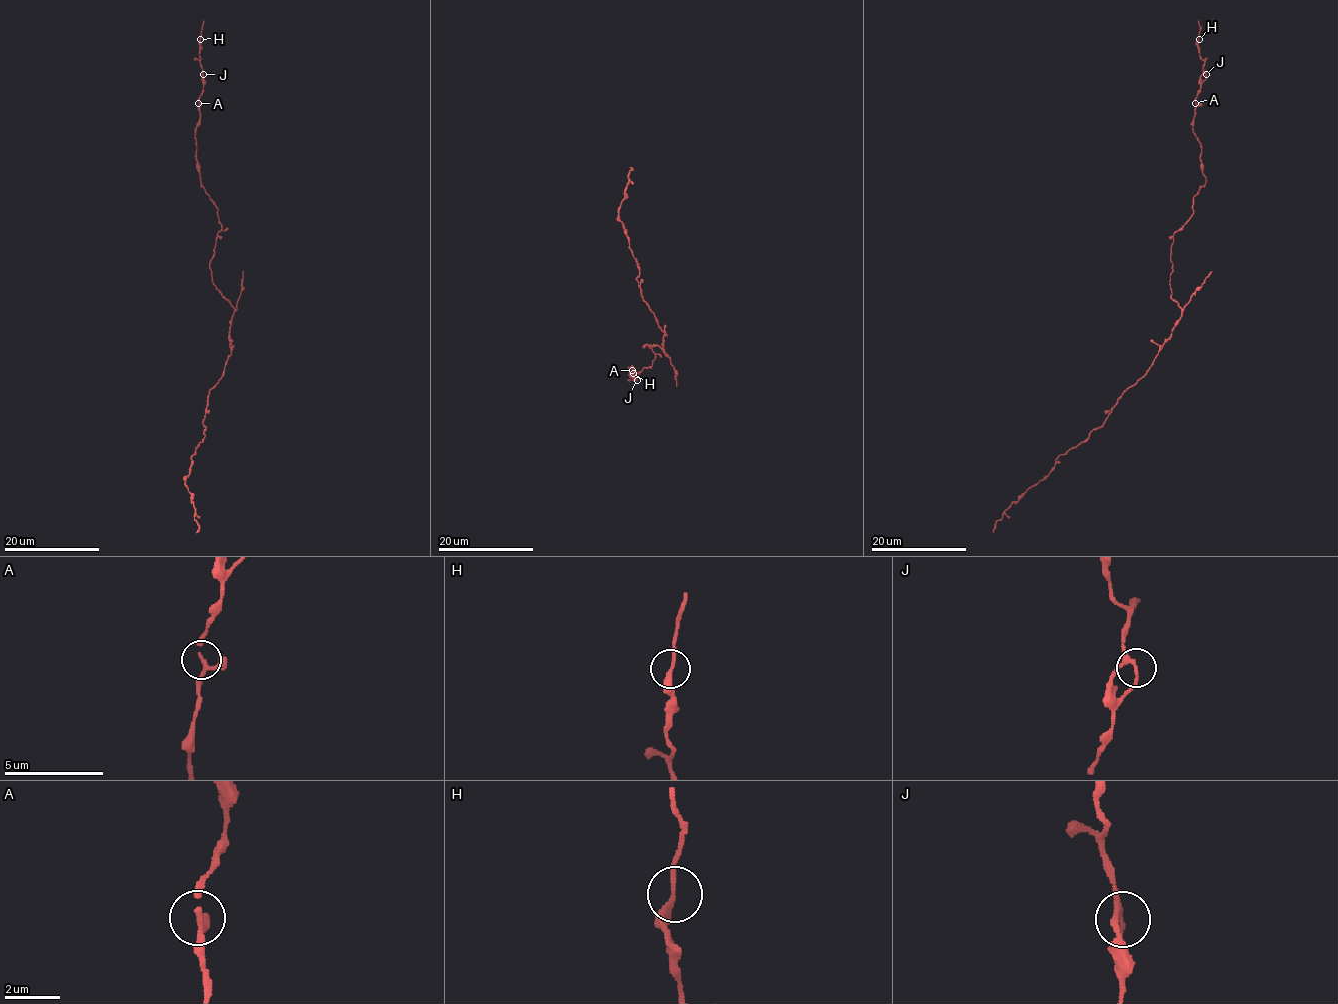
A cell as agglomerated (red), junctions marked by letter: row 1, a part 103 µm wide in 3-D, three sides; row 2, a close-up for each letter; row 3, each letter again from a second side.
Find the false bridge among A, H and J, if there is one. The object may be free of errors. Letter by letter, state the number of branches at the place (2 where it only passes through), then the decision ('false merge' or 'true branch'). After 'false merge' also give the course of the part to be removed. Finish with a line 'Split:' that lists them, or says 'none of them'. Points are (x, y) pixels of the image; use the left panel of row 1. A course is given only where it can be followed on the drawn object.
A: 3 | true branch
H: 2 | true branch
J: 3 | true branch
Split: none of them

